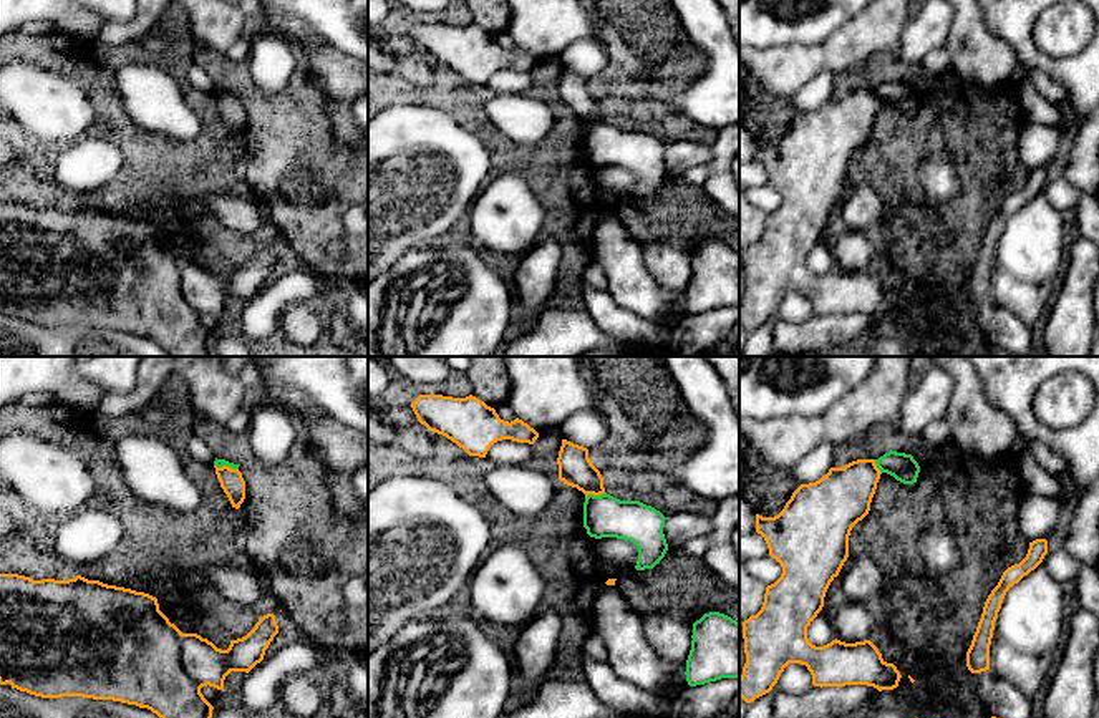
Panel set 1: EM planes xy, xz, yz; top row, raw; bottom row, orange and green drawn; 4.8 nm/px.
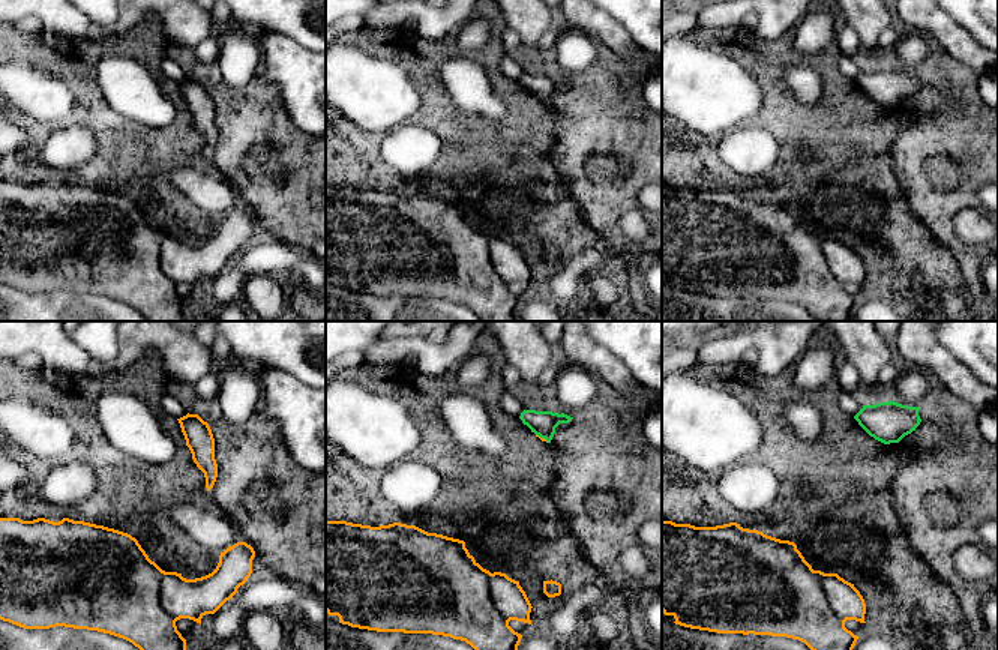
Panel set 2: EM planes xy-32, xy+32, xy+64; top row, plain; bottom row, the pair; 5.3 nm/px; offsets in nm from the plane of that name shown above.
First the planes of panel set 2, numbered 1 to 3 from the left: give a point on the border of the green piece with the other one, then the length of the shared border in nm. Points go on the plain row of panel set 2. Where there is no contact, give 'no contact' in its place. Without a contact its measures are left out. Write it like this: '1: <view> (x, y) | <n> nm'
1: no contact
2: xy+32 (542, 102) | 80 nm
3: no contact

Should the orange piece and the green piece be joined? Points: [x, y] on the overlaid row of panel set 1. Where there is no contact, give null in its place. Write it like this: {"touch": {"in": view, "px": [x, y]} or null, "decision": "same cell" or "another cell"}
{"touch": {"in": "xz", "px": [595, 494]}, "decision": "another cell"}

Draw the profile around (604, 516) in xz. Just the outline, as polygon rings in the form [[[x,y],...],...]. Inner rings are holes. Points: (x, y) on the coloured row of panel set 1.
[[[610,494],[585,496],[583,527],[595,539],[617,537],[638,547],[635,569],[653,569],[666,554],[665,516],[640,501],[620,501]]]

